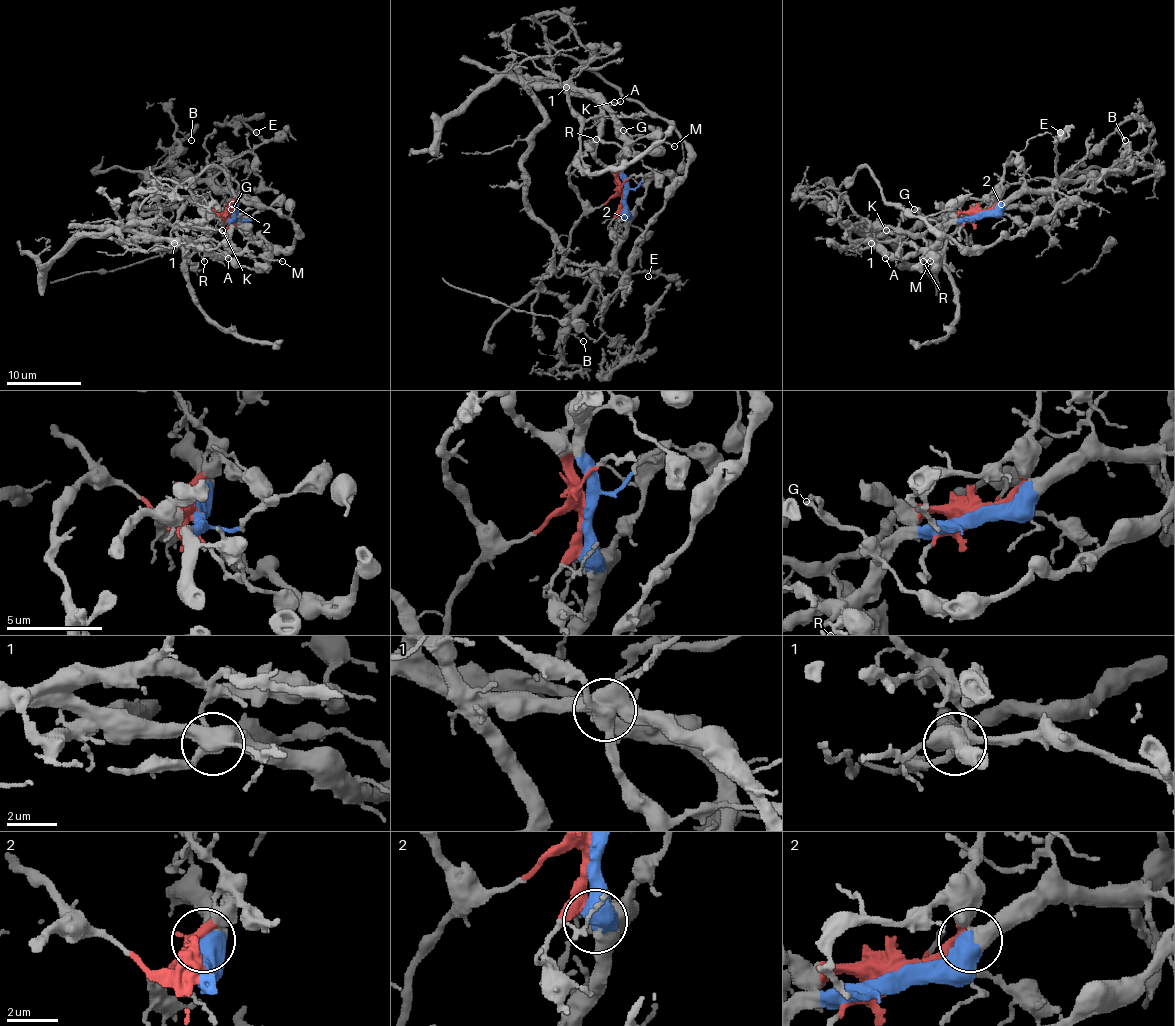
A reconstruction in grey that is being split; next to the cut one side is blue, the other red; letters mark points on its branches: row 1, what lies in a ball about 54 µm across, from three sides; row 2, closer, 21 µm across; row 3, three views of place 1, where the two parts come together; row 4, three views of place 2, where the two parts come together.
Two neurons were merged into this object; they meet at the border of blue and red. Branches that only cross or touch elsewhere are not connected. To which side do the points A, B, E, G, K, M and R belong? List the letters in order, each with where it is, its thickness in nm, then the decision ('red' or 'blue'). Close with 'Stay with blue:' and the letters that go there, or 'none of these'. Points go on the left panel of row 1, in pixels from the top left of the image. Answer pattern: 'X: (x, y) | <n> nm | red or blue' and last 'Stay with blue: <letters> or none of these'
A: (228, 258) | 140 nm | blue
B: (191, 140) | 110 nm | red
E: (256, 132) | 110 nm | blue
G: (231, 209) | 200 nm | blue
K: (222, 230) | 90 nm | red
M: (282, 261) | 150 nm | blue
R: (204, 261) | 130 nm | red
Stay with blue: A, E, G, M

